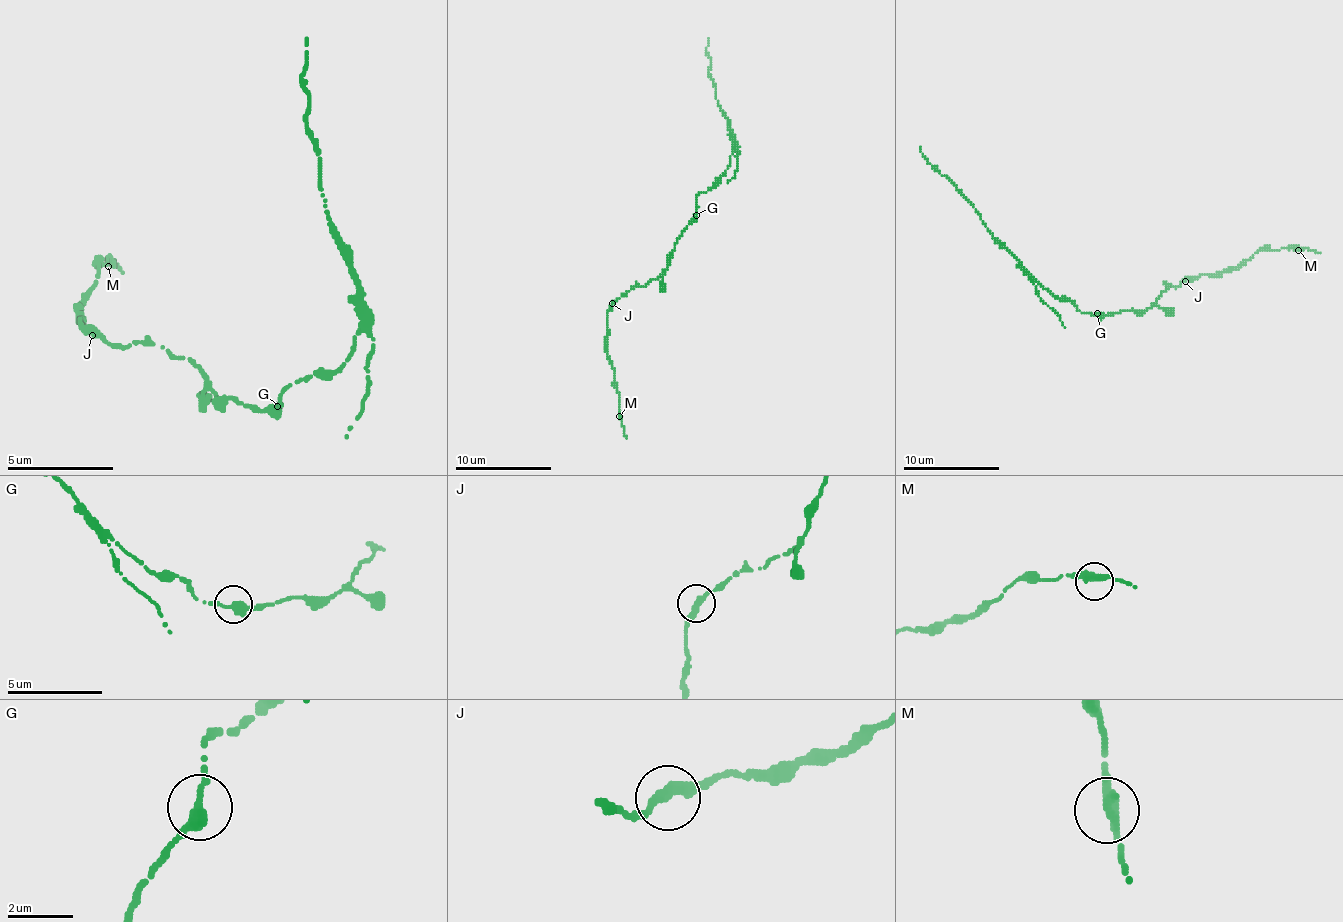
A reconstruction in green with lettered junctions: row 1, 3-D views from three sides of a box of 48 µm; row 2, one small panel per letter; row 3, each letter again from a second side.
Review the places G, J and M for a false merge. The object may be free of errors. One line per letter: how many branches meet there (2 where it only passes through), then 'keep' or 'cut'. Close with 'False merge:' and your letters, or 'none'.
G: 2 branches meet; keep
J: 2 branches meet; keep
M: 2 branches meet; keep
False merge: none

